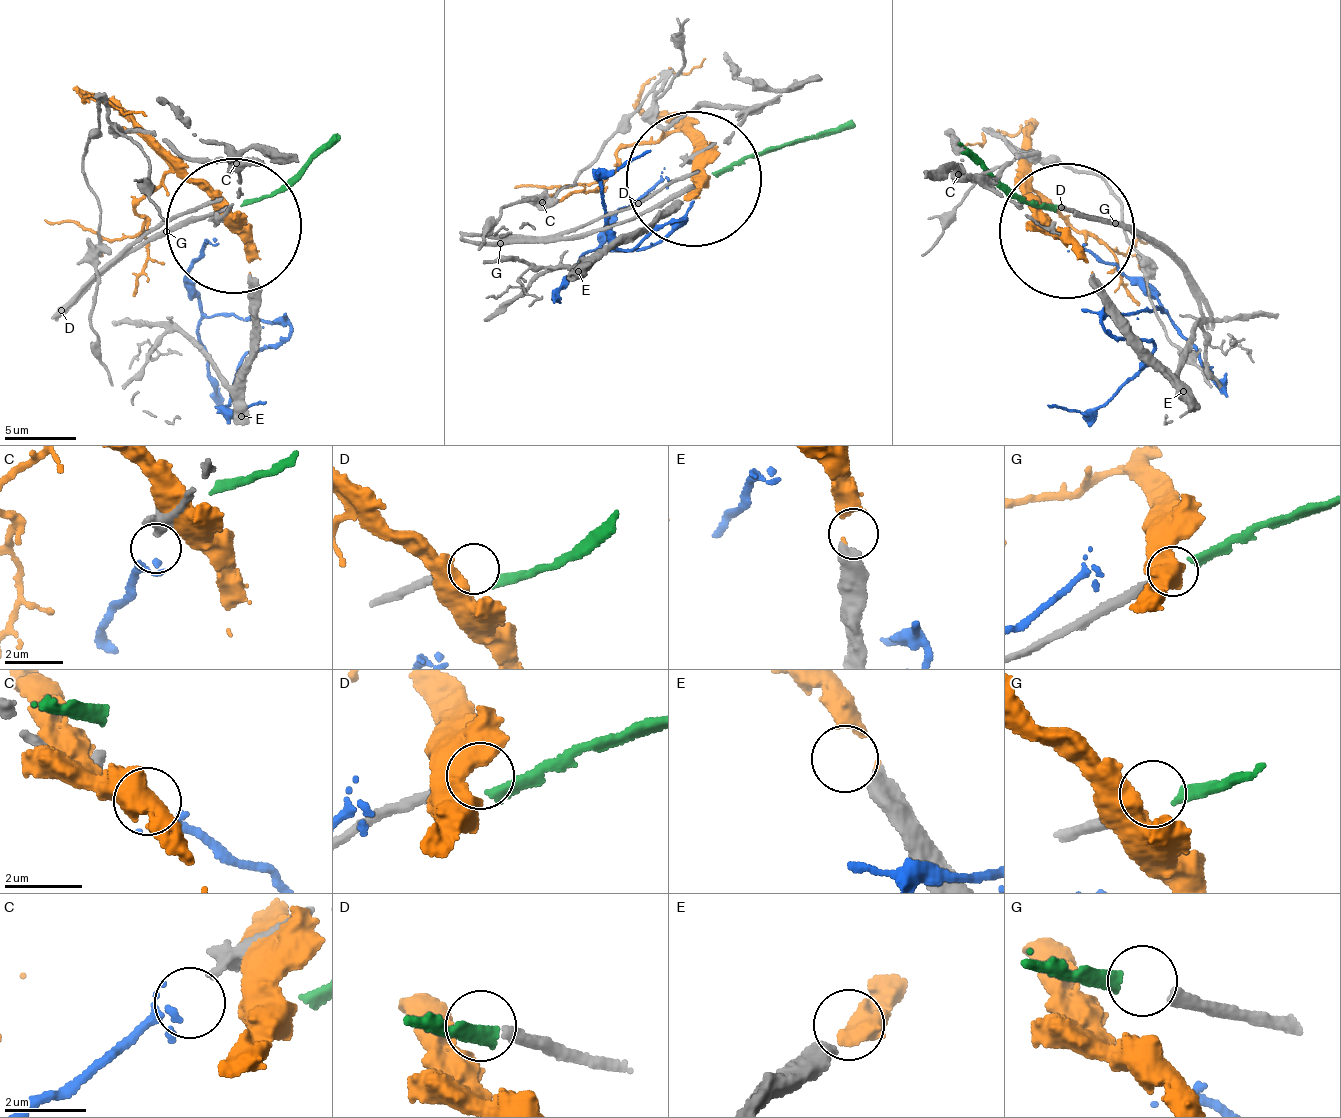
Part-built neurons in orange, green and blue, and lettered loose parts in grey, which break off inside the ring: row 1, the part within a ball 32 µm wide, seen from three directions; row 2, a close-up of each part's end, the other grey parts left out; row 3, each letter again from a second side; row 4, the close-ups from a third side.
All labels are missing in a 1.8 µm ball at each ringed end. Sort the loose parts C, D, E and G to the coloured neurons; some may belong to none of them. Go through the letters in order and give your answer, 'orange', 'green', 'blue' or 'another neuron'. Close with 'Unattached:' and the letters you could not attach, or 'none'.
C: blue
D: another neuron
E: orange
G: green
Unattached: D

